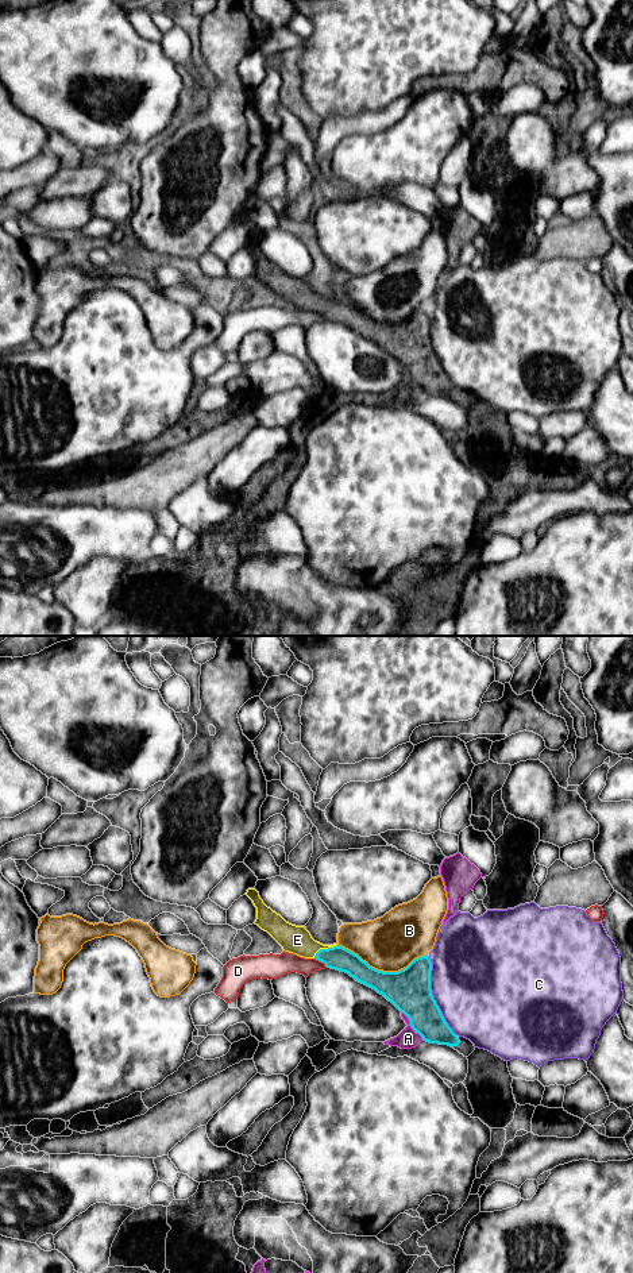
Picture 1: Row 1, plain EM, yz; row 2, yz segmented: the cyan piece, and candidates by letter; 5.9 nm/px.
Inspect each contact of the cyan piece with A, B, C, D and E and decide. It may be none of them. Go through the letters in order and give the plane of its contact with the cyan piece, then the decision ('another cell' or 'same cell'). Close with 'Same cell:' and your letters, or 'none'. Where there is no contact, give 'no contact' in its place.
A: meets cyan in yz; another cell
B: meets cyan in yz; another cell
C: meets cyan in yz; another cell
D: meets cyan in yz; another cell
E: meets cyan in yz; same cell
Same cell: E

